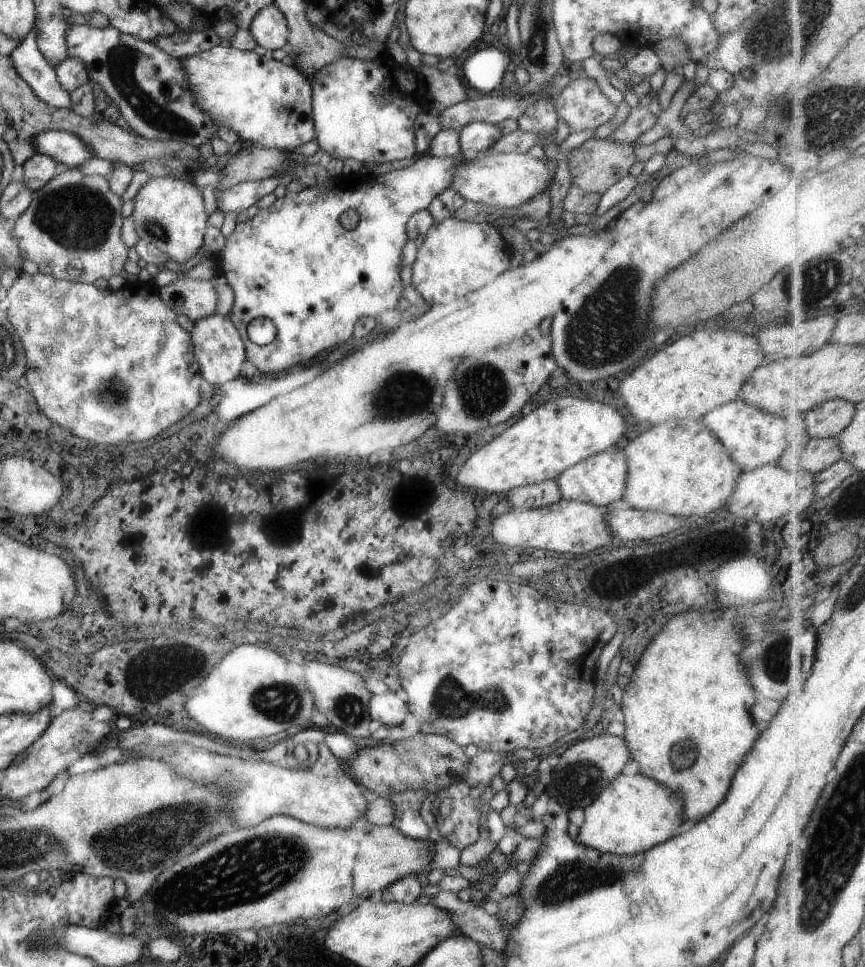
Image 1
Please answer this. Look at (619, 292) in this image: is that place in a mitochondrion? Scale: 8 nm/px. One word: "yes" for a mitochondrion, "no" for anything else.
yes

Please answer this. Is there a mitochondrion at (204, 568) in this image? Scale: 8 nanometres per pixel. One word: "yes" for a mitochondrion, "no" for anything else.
no

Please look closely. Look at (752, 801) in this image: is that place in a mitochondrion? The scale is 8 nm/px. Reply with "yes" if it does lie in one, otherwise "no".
no

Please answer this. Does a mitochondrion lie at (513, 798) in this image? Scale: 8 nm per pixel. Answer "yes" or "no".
no

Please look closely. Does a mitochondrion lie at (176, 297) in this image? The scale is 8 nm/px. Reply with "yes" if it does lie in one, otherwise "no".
no

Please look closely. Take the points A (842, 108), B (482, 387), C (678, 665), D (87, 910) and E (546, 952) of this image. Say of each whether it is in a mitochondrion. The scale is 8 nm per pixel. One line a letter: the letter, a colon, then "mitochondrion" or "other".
A: mitochondrion
B: mitochondrion
C: other
D: other
E: other

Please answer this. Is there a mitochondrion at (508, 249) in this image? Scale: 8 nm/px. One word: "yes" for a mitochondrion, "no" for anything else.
no

